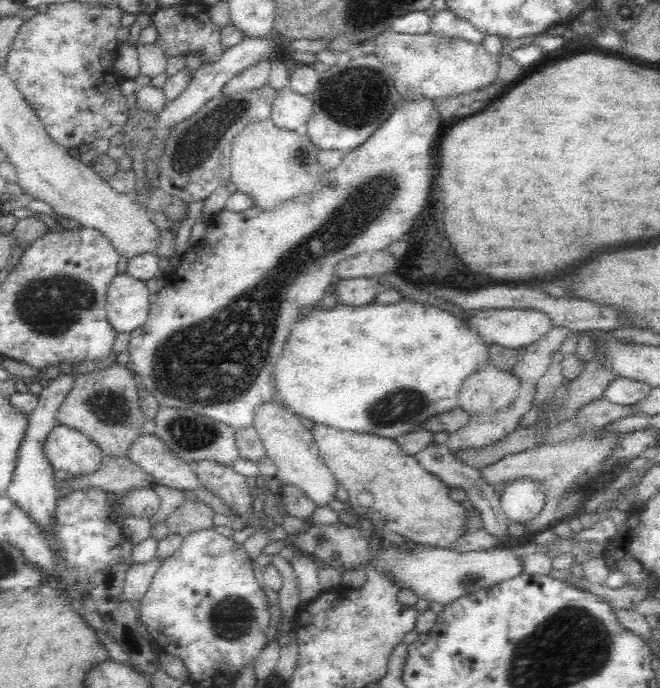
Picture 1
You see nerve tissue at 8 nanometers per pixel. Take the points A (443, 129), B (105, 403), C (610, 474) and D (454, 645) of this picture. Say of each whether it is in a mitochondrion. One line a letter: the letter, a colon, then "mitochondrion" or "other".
A: other
B: mitochondrion
C: other
D: other

